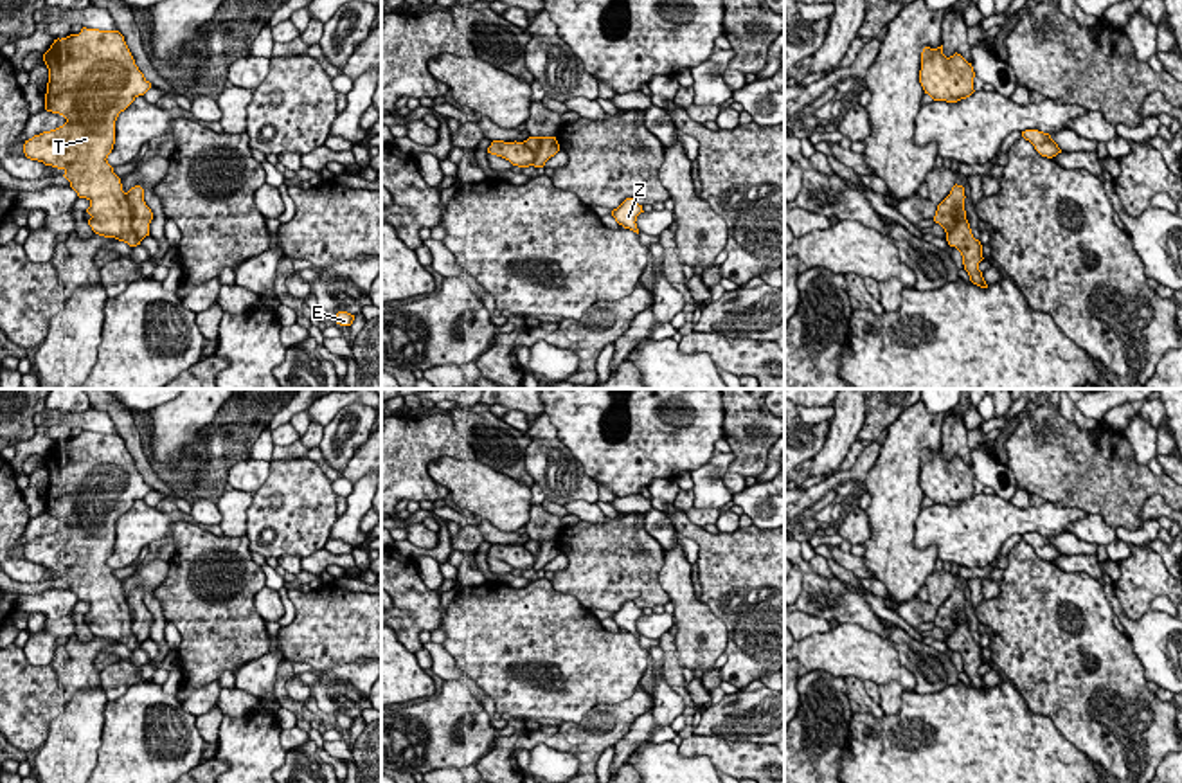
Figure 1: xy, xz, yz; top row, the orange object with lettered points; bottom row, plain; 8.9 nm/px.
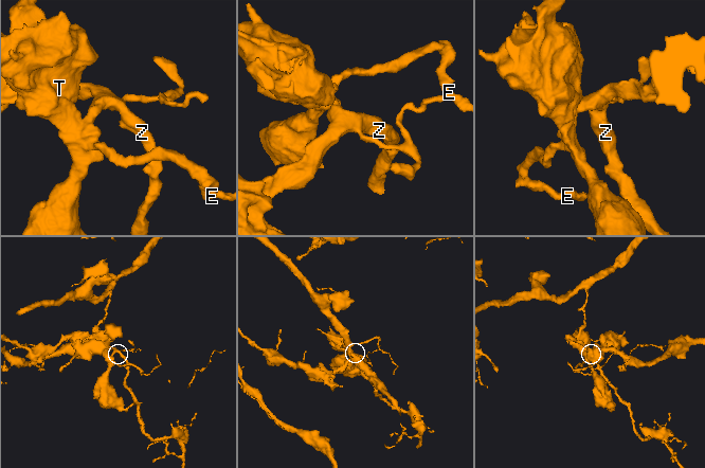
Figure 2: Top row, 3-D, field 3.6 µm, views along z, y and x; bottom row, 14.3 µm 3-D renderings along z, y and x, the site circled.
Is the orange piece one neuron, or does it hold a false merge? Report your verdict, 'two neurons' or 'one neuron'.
one neuron

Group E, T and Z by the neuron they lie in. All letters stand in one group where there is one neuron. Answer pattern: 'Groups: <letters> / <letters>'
Groups: E T Z

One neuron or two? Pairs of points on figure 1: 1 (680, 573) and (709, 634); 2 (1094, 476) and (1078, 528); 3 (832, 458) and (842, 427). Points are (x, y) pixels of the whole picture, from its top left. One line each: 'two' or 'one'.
1: one
2: two
3: one

